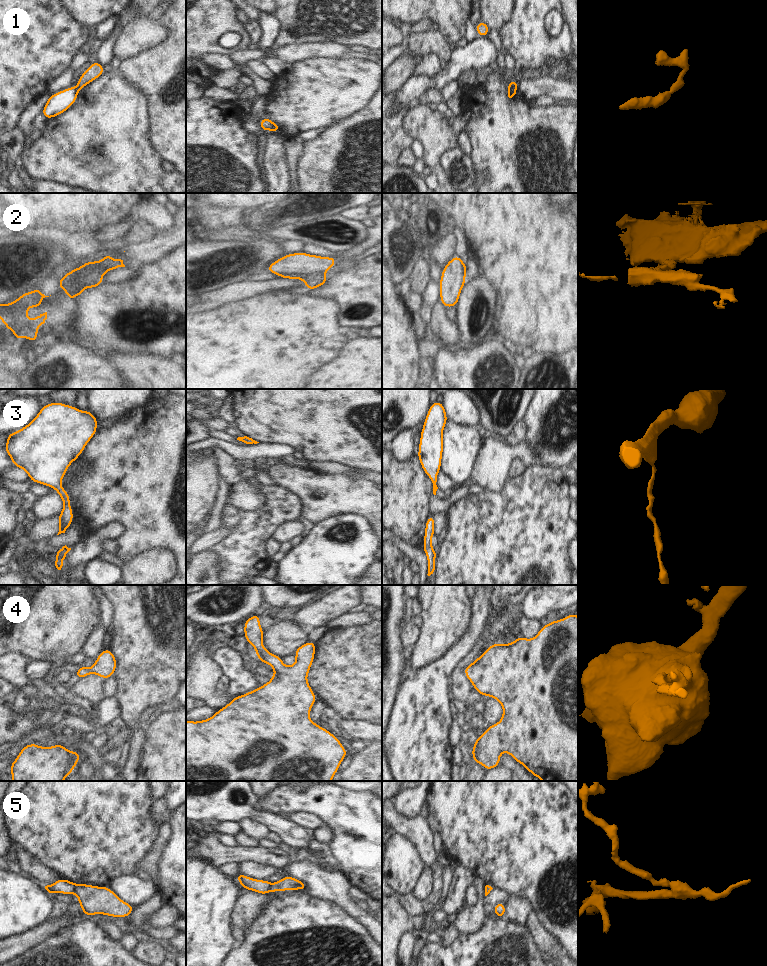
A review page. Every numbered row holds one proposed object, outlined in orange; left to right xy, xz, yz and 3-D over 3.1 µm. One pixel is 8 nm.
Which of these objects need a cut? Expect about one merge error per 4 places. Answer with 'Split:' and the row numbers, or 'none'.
Split: 1, 2, 5

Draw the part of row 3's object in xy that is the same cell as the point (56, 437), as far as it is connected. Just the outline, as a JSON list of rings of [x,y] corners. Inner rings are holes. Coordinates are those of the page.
[[[60,402],[48,403],[26,426],[7,434],[4,446],[14,467],[23,469],[29,480],[56,490],[64,505],[58,518],[59,532],[73,523],[70,495],[60,485],[68,467],[83,452],[97,432],[99,420],[87,409],[78,410]]]

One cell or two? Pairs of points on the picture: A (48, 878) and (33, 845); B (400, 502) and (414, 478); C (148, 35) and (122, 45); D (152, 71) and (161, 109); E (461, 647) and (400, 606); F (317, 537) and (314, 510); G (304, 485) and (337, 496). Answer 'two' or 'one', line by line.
A: two
B: one
C: one
D: one
E: two
F: two
G: one

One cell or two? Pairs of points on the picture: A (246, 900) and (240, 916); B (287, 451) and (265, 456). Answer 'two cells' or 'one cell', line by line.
A: one cell
B: one cell

